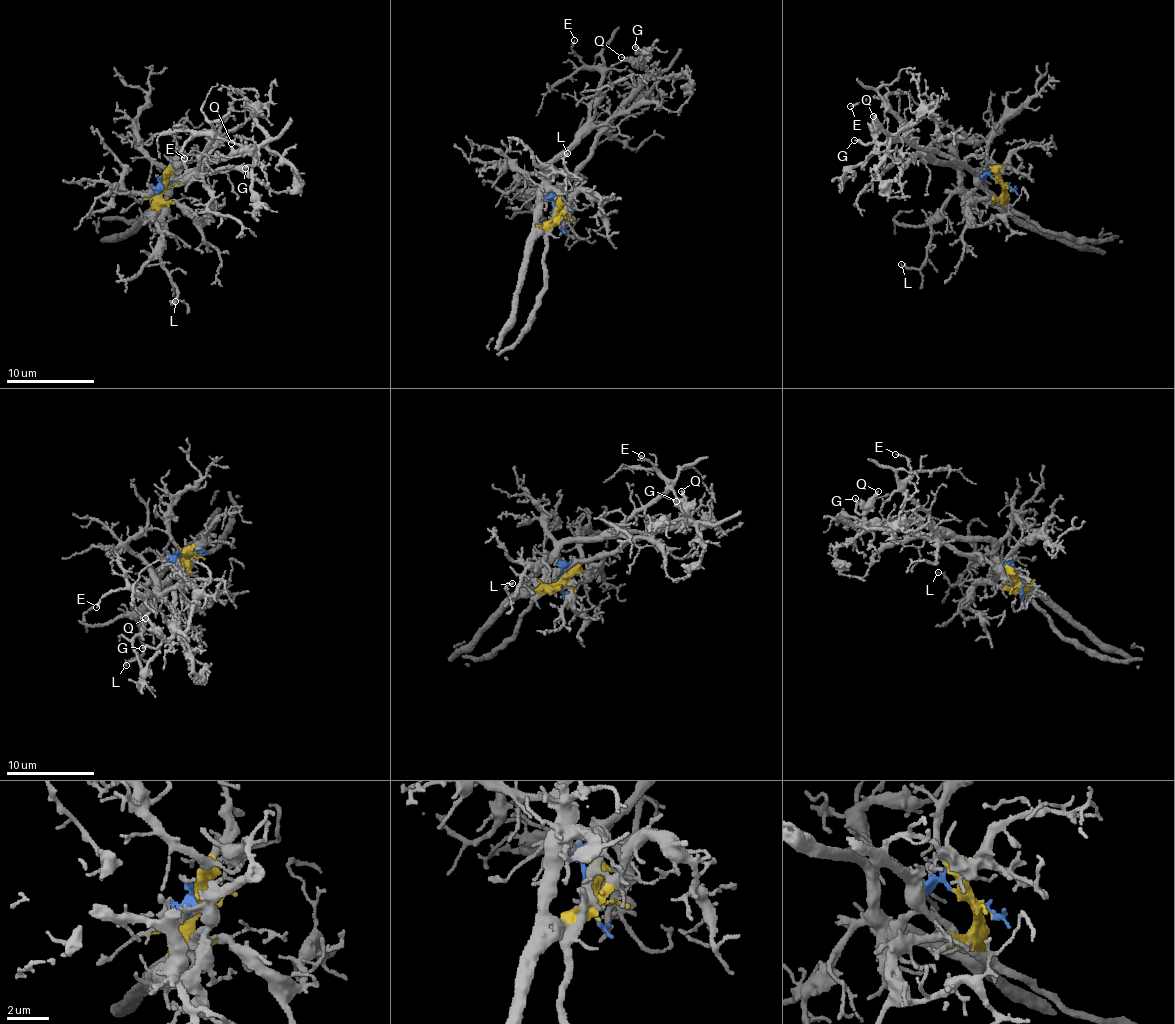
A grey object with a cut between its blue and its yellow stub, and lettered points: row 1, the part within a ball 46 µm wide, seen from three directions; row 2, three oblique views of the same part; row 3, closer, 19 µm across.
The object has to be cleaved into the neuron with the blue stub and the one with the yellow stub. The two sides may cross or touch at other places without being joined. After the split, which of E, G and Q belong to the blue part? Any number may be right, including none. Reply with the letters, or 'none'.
G, Q

